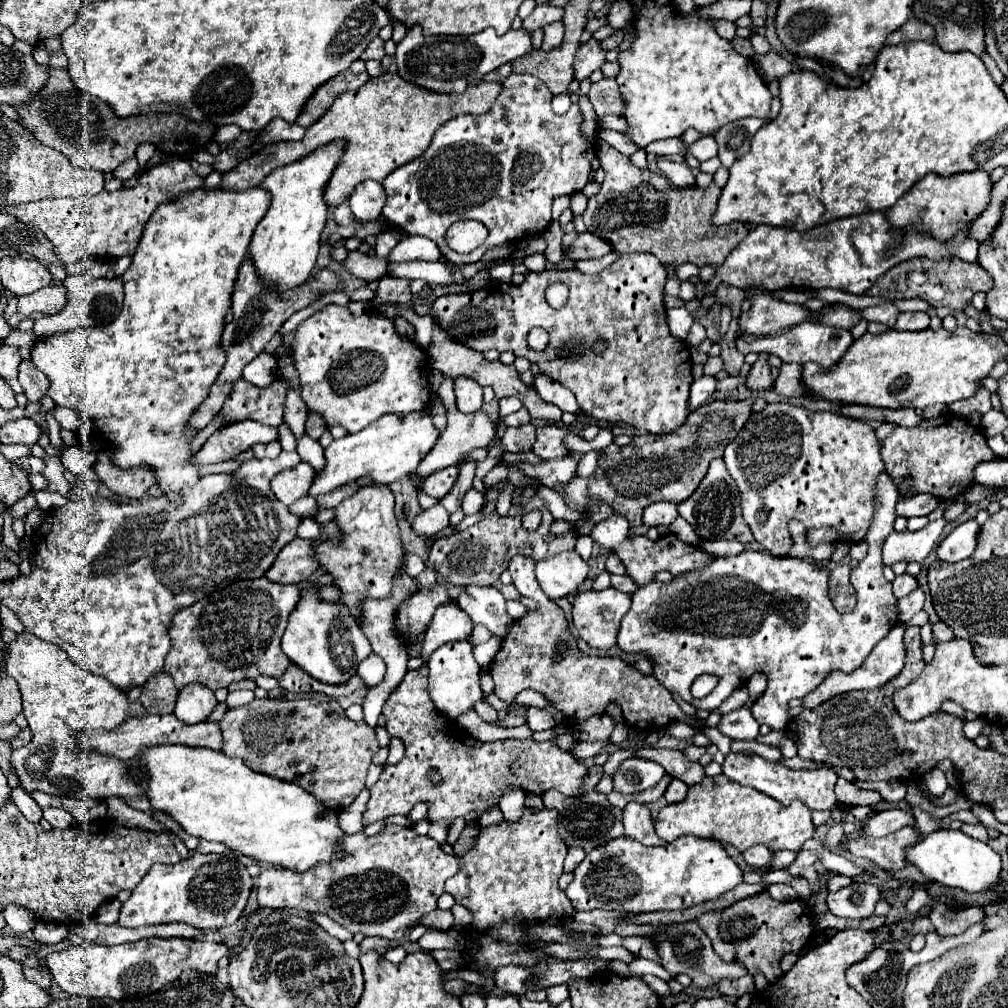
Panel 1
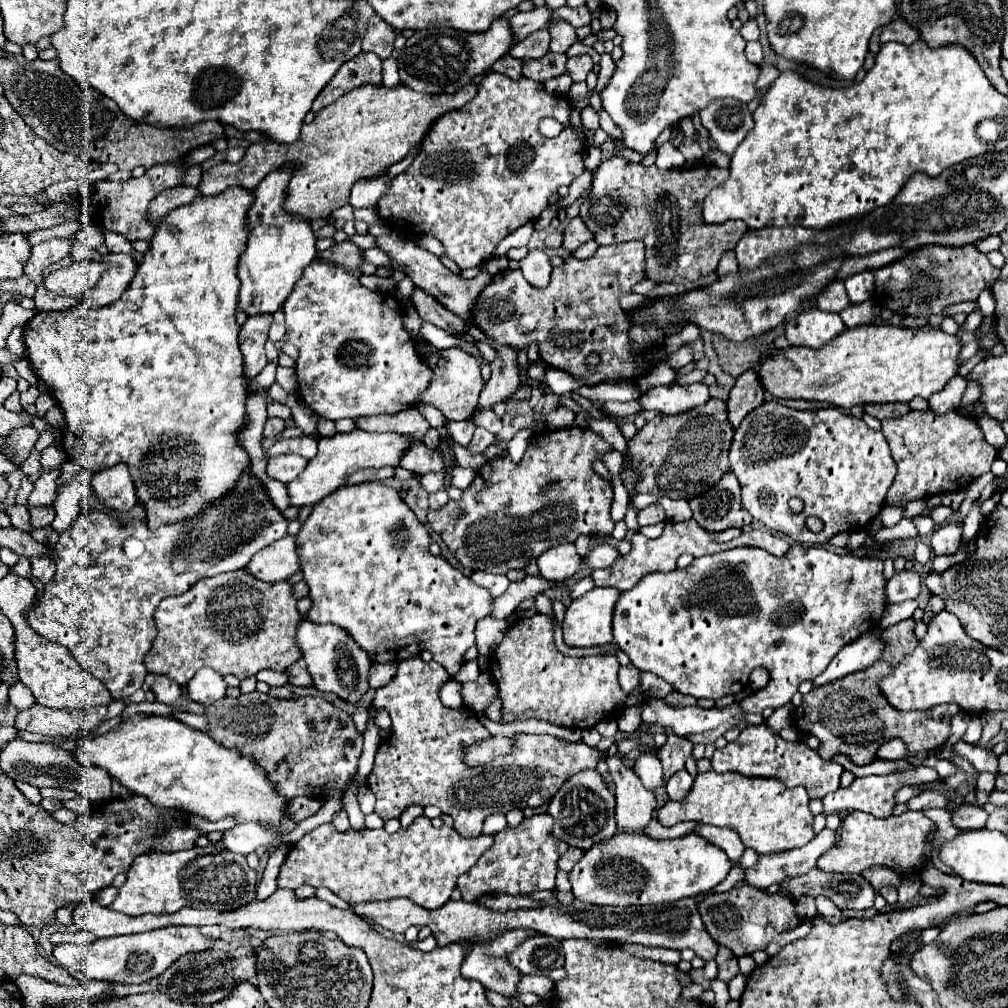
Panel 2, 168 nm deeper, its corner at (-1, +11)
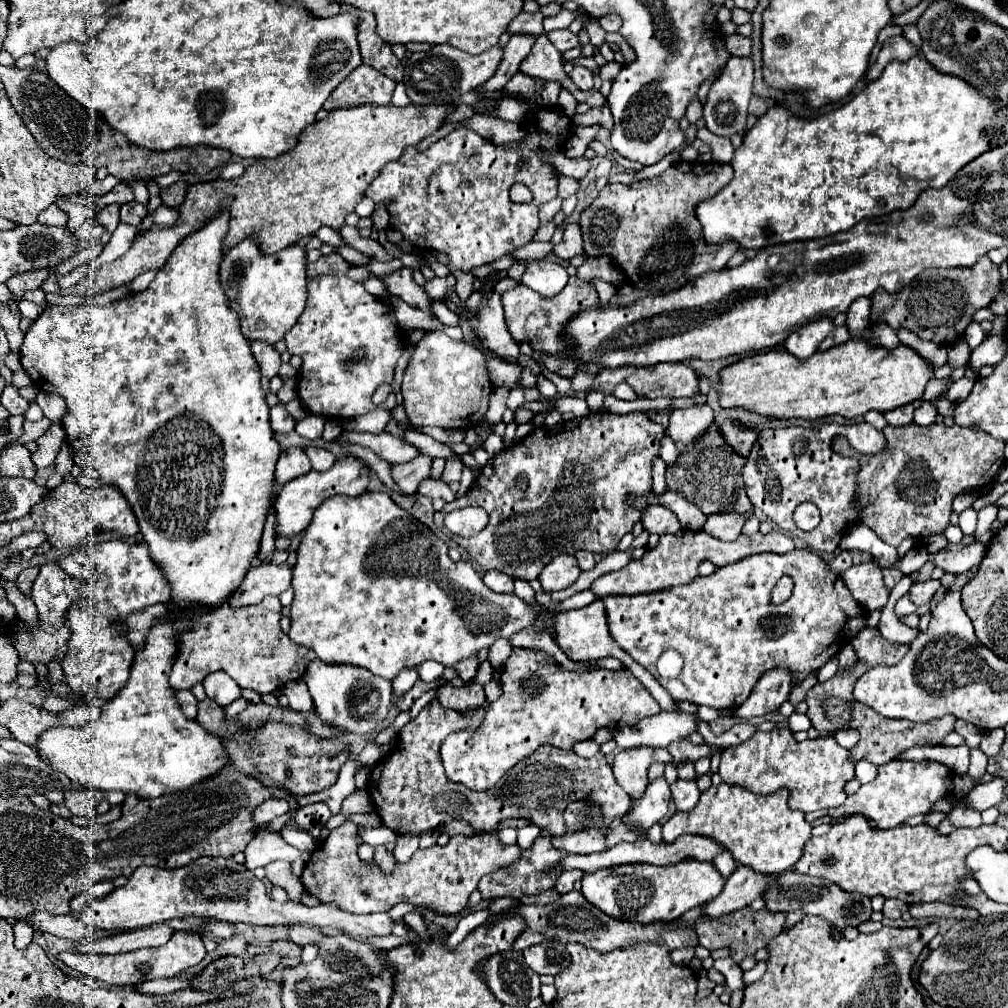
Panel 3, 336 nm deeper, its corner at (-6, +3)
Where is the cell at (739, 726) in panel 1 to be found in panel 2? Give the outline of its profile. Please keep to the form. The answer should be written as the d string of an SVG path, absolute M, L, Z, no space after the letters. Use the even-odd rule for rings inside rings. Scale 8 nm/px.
M648 695L642 699L642 713L640 713L640 717L642 717L642 721L640 721L640 733L650 733L650 729L652 729L654 725L658 725L658 727L662 727L662 729L672 729L678 737L688 737L688 735L692 735L692 733L704 733L704 731L716 729L720 723L724 723L724 721L728 721L728 719L732 719L732 717L744 717L750 725L760 725L760 723L766 721L762 715L744 713L738 703L726 707L726 709L716 709L716 707L712 707L712 709L702 709L702 707L698 707L698 705L672 707L672 705L668 705L664 699L648 697Z

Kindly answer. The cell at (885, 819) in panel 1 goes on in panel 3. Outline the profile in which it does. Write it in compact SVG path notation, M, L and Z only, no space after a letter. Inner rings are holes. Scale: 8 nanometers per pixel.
M997 777L993 779L991 783L985 783L985 785L975 785L965 797L963 797L963 803L969 807L969 809L975 809L975 811L985 811L993 805L997 805L1001 801L1001 795L1003 795L1003 785L1005 785L1005 779Z

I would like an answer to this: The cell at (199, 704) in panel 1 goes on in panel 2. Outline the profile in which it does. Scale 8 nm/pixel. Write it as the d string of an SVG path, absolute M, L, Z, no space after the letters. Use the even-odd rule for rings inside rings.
M210 667L198 669L198 673L192 677L192 681L186 685L186 693L190 701L212 705L214 701L222 699L226 695L226 681L220 673L214 673Z

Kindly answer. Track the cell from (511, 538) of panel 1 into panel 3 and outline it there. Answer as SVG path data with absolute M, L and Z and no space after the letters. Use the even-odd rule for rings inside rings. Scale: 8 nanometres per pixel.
M599 411L581 419L563 421L551 429L539 427L533 429L523 441L501 451L497 457L491 457L487 465L475 477L471 491L447 503L435 521L443 521L447 513L463 507L483 507L489 513L487 527L469 539L453 537L453 541L465 549L483 569L499 569L501 573L513 579L537 579L541 569L561 553L577 553L579 549L609 555L617 551L617 545L625 533L633 529L633 523L639 521L641 511L647 507L643 495L651 489L651 461L659 455L659 439L665 433L665 427L653 423L643 413L615 415ZM525 473L529 479L527 491L517 491L513 479ZM625 495L637 495L633 507L625 507Z

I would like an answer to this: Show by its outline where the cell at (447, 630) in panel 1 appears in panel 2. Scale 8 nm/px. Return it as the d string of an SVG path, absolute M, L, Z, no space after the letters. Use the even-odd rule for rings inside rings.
M494 617L480 619L476 623L476 647L478 647L480 655L490 657L490 653L502 643L506 629L508 629L506 621L498 621Z

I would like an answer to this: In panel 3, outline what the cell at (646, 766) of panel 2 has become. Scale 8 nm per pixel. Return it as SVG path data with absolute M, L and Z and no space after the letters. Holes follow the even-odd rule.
M659 777L649 783L639 805L635 805L627 813L627 817L623 817L623 821L635 831L645 831L667 815L669 801L671 801L671 787L665 781L665 777Z

